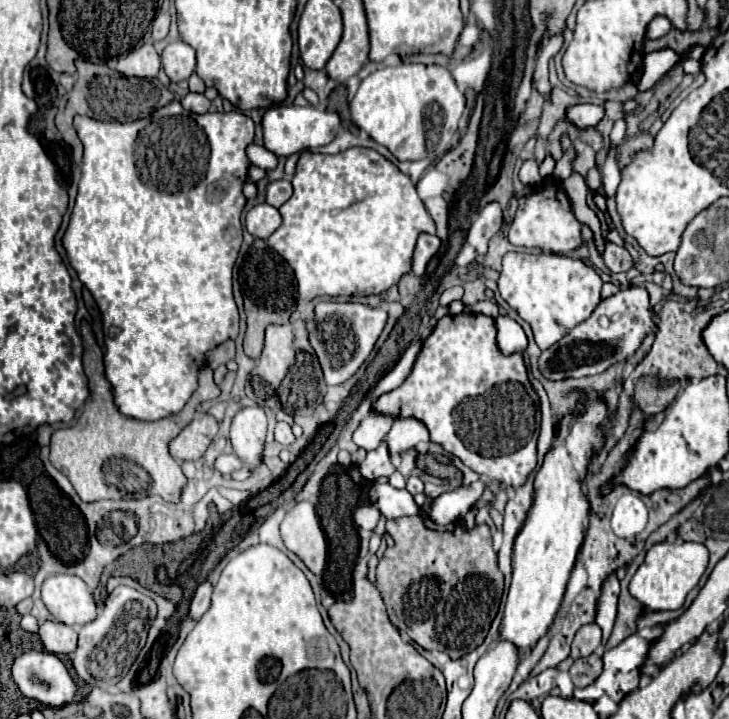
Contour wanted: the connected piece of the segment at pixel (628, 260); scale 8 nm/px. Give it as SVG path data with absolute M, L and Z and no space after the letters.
M608 240L604 248L604 264L610 268L610 272L628 272L634 266L632 256L624 246L616 246L614 242Z

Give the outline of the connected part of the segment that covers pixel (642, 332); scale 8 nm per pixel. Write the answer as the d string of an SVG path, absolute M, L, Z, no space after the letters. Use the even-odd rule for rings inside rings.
M640 286L622 288L618 294L602 298L592 316L564 334L560 342L544 350L540 356L540 372L550 380L582 378L600 374L610 366L626 362L640 348L642 340L656 328L648 292Z

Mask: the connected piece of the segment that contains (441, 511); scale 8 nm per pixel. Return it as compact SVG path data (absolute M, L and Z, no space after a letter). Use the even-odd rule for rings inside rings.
M476 480L470 486L460 486L454 492L446 492L432 500L430 520L436 524L452 524L462 520L462 516L472 508L472 504L482 496L486 490L484 480Z

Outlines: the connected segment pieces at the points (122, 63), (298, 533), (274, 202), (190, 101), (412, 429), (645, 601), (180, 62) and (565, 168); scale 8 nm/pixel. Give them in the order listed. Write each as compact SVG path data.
M146 42L144 46L132 50L130 54L118 58L116 70L124 76L138 76L138 78L154 78L160 70L160 56L154 50L152 42Z
M308 502L296 504L280 524L282 540L314 574L322 574L326 566L326 536L314 506Z
M276 180L270 182L268 190L266 190L266 202L274 208L280 208L284 202L288 202L292 196L292 184L288 180Z
M188 92L186 98L182 98L182 106L184 106L188 112L194 112L194 114L206 114L208 108L210 108L210 100L208 100L204 94Z
M398 418L386 436L388 452L392 458L414 448L418 442L428 442L428 430L414 418Z
M658 542L648 552L634 578L630 580L630 594L650 610L678 610L688 592L698 584L708 566L708 548L698 542Z
M184 40L170 42L162 52L162 68L172 82L188 80L196 68L196 54Z
M564 138L562 146L564 146L564 156L562 156L562 160L556 162L556 168L554 168L554 178L556 180L564 180L566 176L572 174L572 170L570 170L570 164L572 164L572 158L574 158L572 142L568 138Z

